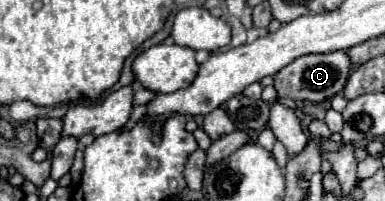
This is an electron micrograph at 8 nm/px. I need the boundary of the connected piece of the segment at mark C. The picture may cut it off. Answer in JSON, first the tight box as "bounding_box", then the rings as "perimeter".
{"bounding_box":[274,52,352,102],"perimeter":[[[328,52],[328,54],[306,54],[284,66],[274,76],[274,86],[278,90],[278,96],[292,98],[292,100],[308,100],[308,102],[322,102],[342,92],[348,74],[352,68],[352,60],[348,52]]]}

